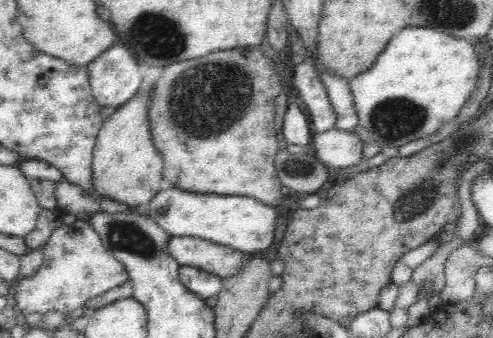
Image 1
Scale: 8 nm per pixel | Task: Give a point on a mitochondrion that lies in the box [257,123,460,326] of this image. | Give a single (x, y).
(415, 201)

